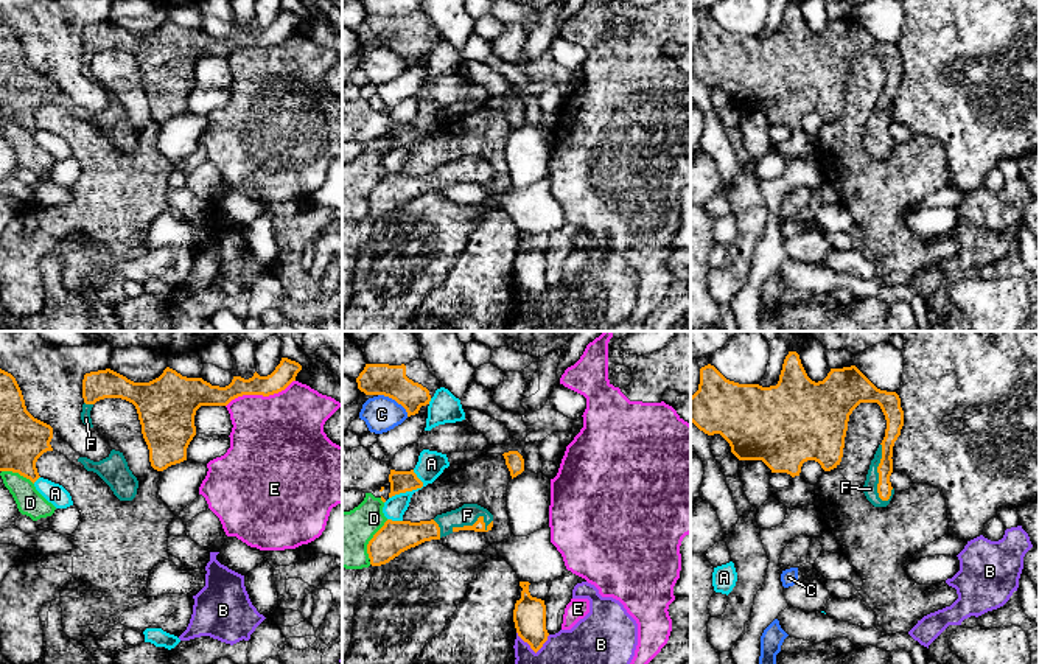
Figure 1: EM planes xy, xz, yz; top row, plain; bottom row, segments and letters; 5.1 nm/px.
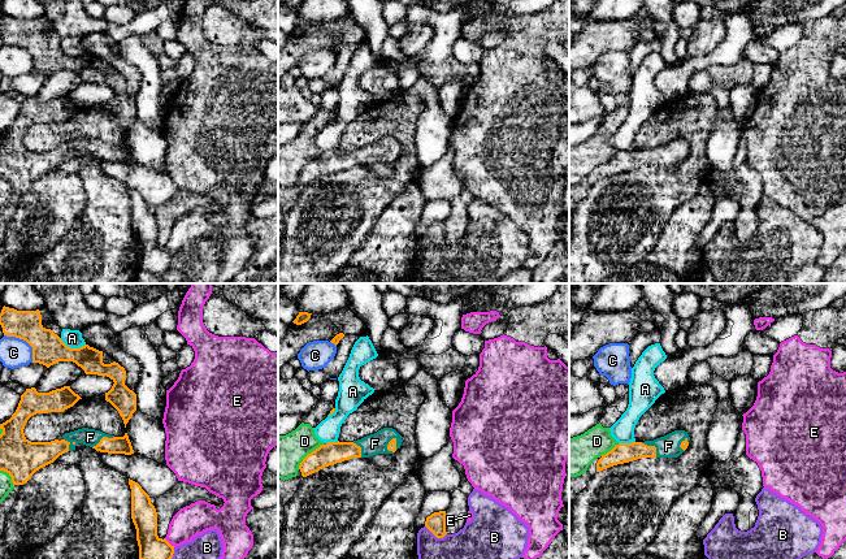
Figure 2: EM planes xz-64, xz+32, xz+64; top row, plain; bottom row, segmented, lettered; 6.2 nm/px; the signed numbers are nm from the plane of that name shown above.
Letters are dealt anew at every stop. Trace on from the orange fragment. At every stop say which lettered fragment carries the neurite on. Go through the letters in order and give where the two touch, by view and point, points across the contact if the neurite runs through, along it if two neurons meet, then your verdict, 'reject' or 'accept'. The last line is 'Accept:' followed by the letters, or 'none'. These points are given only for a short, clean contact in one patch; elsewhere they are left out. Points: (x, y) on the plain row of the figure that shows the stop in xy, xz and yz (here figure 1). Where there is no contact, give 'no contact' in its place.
A: meets orange in xz at (406, 142); reject
B: meets orange in xz at (534, 302); border along xz (517, 283), (535, 304), (549, 286); reject
C: meets orange in xz at (395, 52); border along xz (378, 45), (394, 50), (408, 67); reject
D: meets orange in xz at (370, 192); reject
E: meets orange in xy at (260, 45); reject
F: meets orange in yz at (879, 126); accept
Accept: F

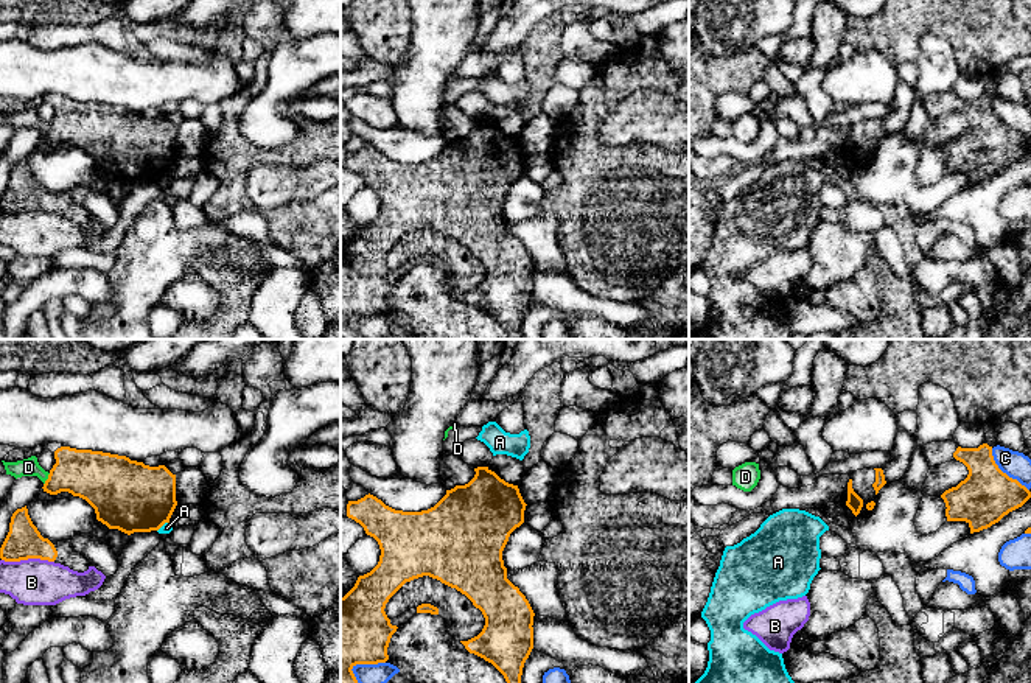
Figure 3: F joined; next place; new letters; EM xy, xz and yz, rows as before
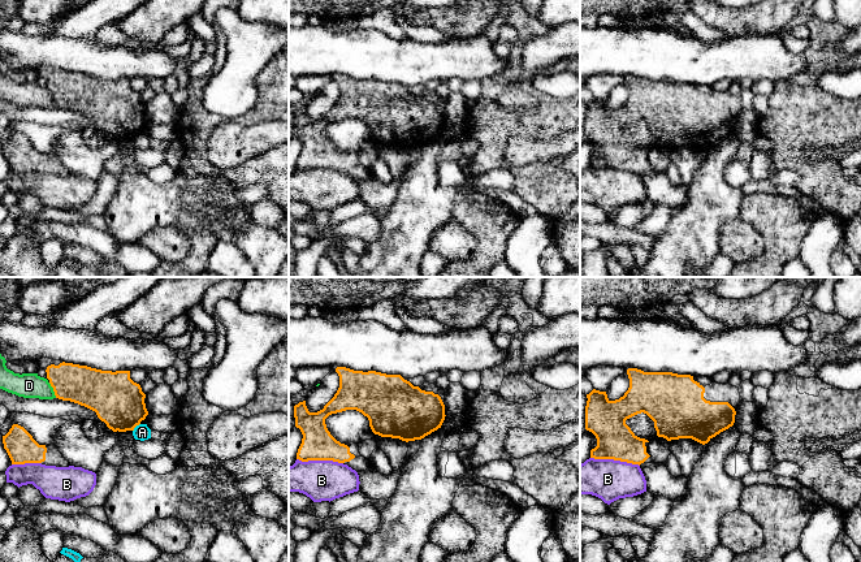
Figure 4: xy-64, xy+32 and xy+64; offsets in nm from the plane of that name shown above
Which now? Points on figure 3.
A: meets orange in xy at (162, 176); border along xy (168, 173), (157, 182); reject
B: meets orange in xy at (28, 209); border along xy (2, 210), (47, 210), (53, 213); reject
C: meets orange in yz at (1005, 125); reject
D: meets orange in xy at (47, 131); border along xy (50, 125), (44, 136); reject
Accept: none

